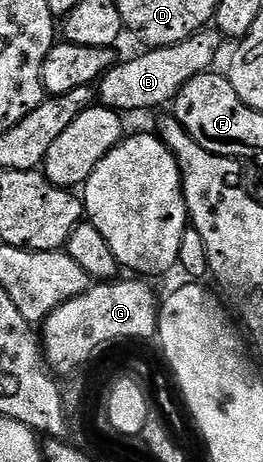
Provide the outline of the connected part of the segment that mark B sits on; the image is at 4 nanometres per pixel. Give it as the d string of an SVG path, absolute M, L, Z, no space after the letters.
M203 29L176 45L143 50L143 55L127 63L115 62L114 66L98 80L96 99L103 107L111 107L119 113L146 111L149 107L162 107L177 99L180 89L192 81L192 77L205 75L211 70L224 39L217 30Z

